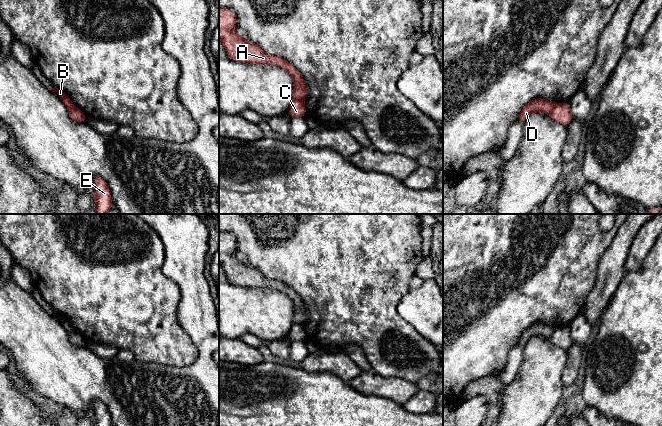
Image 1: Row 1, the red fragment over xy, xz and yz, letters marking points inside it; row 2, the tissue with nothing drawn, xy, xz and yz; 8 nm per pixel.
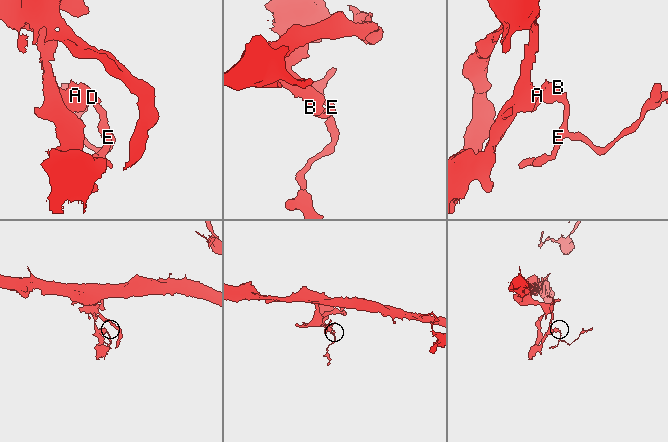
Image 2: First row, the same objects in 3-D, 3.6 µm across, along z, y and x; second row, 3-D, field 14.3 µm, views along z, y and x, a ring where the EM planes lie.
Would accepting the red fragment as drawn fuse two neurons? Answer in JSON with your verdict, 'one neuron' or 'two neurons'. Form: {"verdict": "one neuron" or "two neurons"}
{"verdict": "two neurons"}

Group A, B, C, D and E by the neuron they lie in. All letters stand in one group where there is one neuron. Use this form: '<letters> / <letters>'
A B D / C E

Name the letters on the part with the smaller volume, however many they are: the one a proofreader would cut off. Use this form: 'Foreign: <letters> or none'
Foreign: C, E

